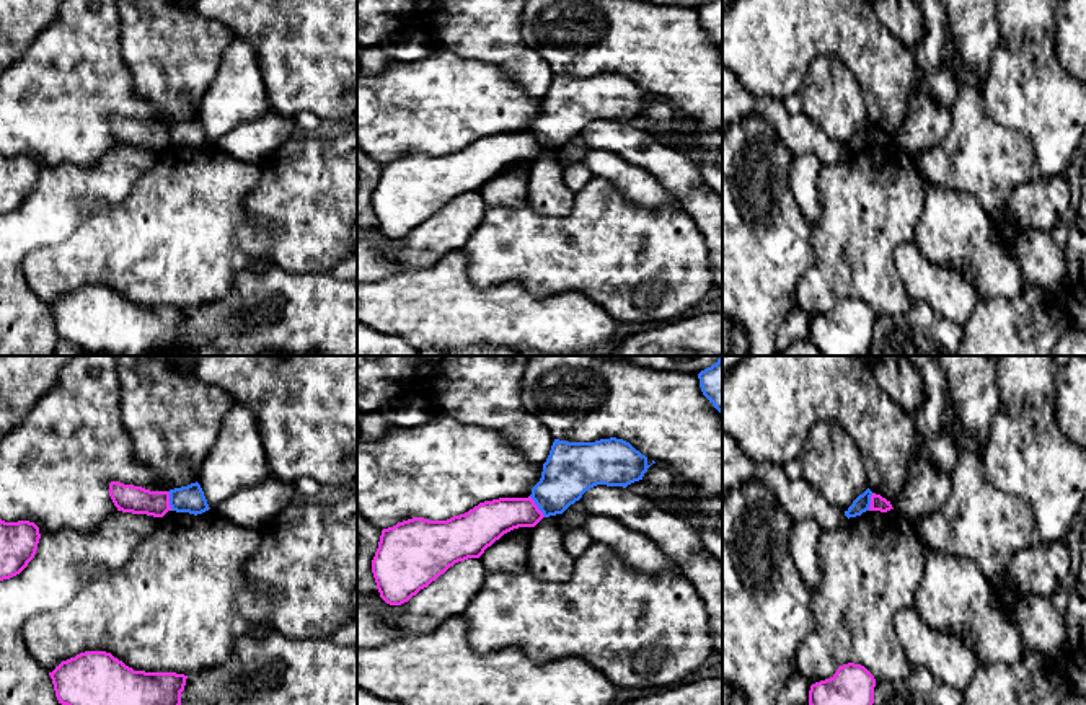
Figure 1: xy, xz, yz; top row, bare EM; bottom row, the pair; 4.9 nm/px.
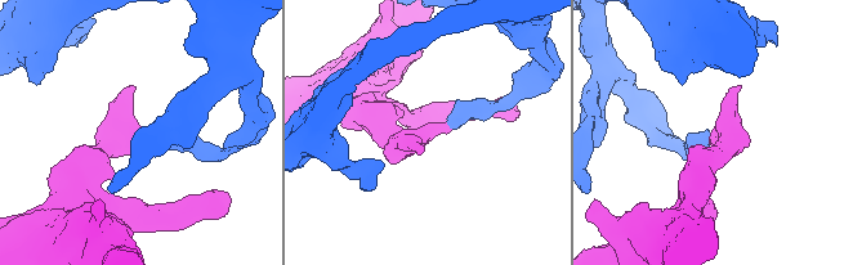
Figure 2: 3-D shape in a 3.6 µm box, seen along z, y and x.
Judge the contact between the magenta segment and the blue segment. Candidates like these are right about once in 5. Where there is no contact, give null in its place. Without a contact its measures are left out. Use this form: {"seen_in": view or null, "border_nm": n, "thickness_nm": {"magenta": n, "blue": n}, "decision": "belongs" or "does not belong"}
{"seen_in": "xz", "border_nm": 130, "thickness_nm": {"magenta": 190, "blue": 260}, "decision": "does not belong"}

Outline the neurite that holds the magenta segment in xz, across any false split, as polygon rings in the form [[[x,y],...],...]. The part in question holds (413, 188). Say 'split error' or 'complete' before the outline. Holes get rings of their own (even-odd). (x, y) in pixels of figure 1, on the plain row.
complete; [[[530,131],[499,132],[447,155],[413,152],[383,163],[372,194],[380,232],[401,240],[455,197],[479,193],[504,168],[543,152]]]

